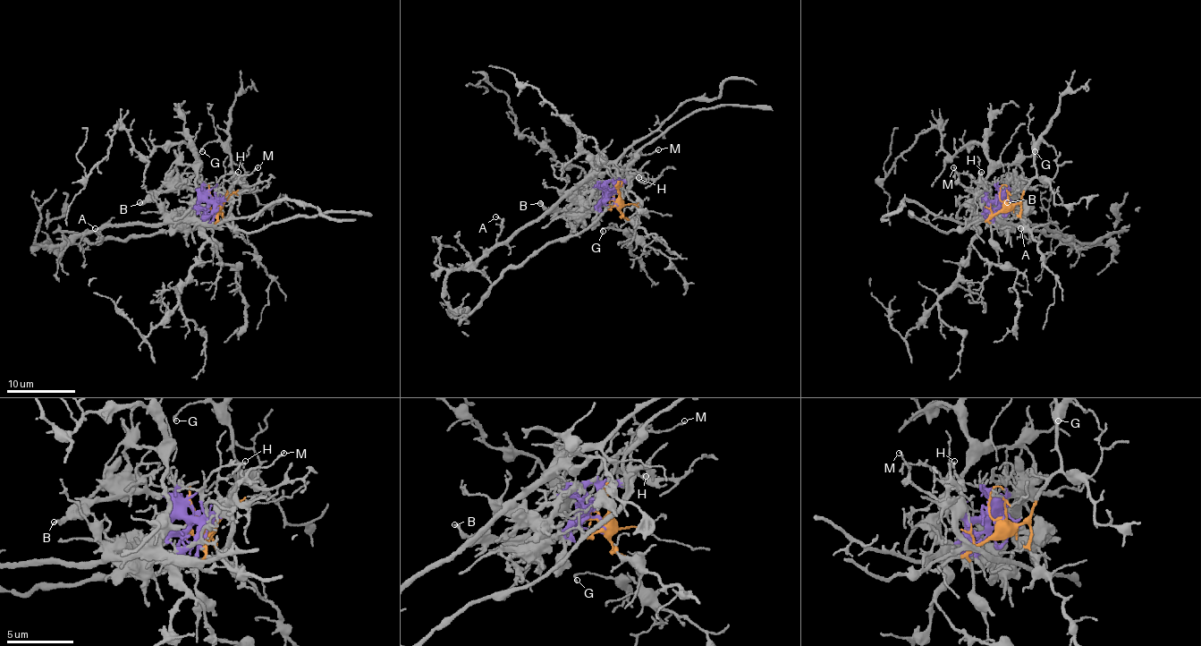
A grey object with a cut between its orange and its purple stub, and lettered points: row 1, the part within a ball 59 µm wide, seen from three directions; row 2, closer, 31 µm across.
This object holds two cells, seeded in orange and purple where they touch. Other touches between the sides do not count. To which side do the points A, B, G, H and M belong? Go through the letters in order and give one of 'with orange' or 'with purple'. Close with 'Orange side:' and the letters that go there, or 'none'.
A: with orange
B: with purple
G: with orange
H: with purple
M: with purple
Orange side: A, G

